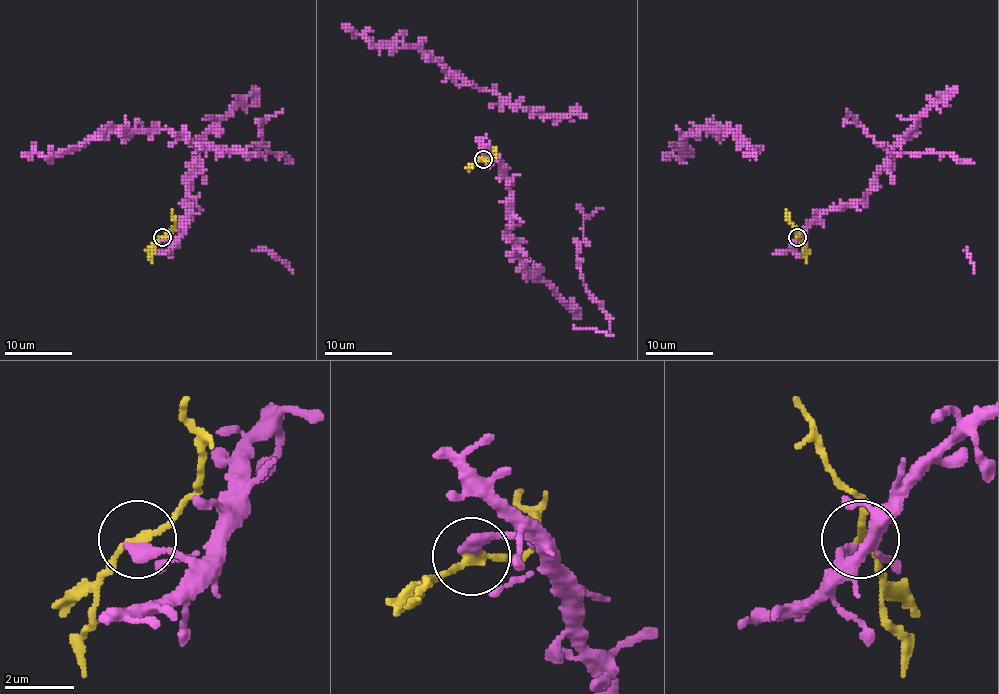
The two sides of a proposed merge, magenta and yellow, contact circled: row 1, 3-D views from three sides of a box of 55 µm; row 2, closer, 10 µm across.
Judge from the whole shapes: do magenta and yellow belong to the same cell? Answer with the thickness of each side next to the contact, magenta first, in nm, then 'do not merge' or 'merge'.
calibres 360 and 190 nm; do not merge

